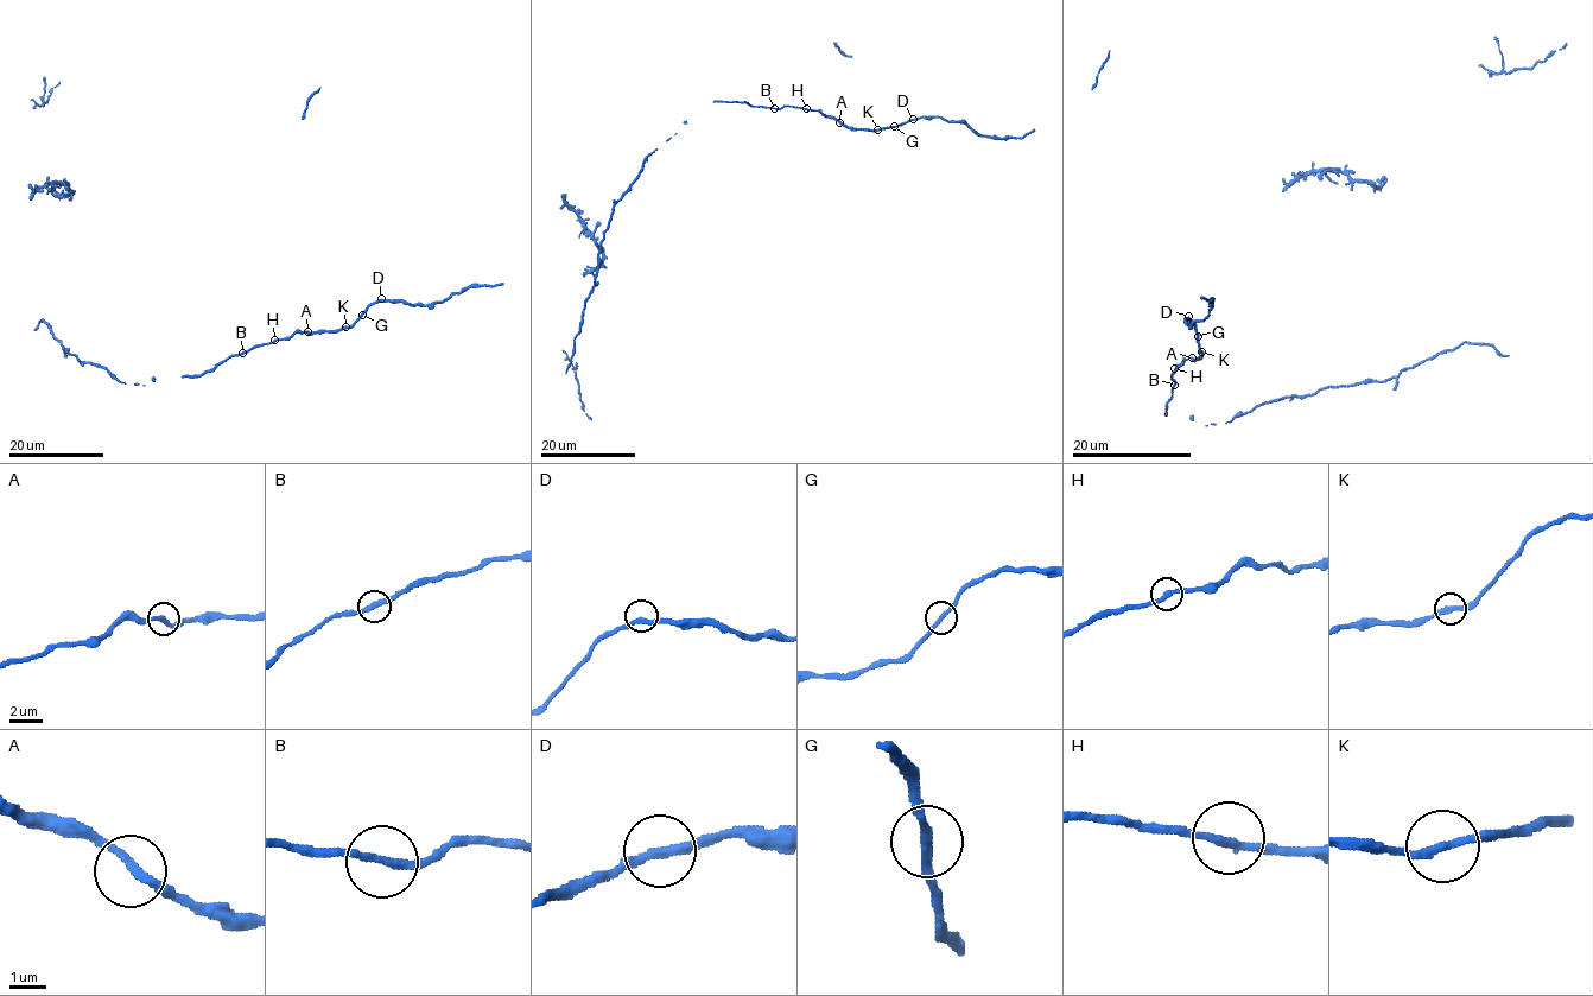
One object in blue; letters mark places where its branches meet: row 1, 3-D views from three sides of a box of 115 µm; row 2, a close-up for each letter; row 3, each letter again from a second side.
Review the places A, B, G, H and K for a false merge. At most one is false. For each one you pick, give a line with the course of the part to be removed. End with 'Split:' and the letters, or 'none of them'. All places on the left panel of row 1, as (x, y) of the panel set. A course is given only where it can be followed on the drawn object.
G: Course of the part to remove: (362, 313), (375, 302), (433, 304), (469, 287), (502, 284)
Split: G

